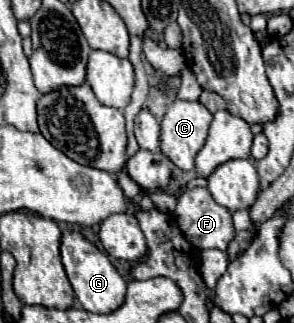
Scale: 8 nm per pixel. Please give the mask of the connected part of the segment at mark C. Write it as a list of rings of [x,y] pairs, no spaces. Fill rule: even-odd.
[[[174,99],[168,109],[166,115],[162,119],[162,135],[160,135],[160,147],[162,153],[170,157],[170,161],[184,169],[190,171],[194,167],[194,159],[198,155],[198,151],[204,147],[206,137],[208,137],[208,127],[212,123],[212,113],[200,103],[200,101],[184,101],[184,99]]]

